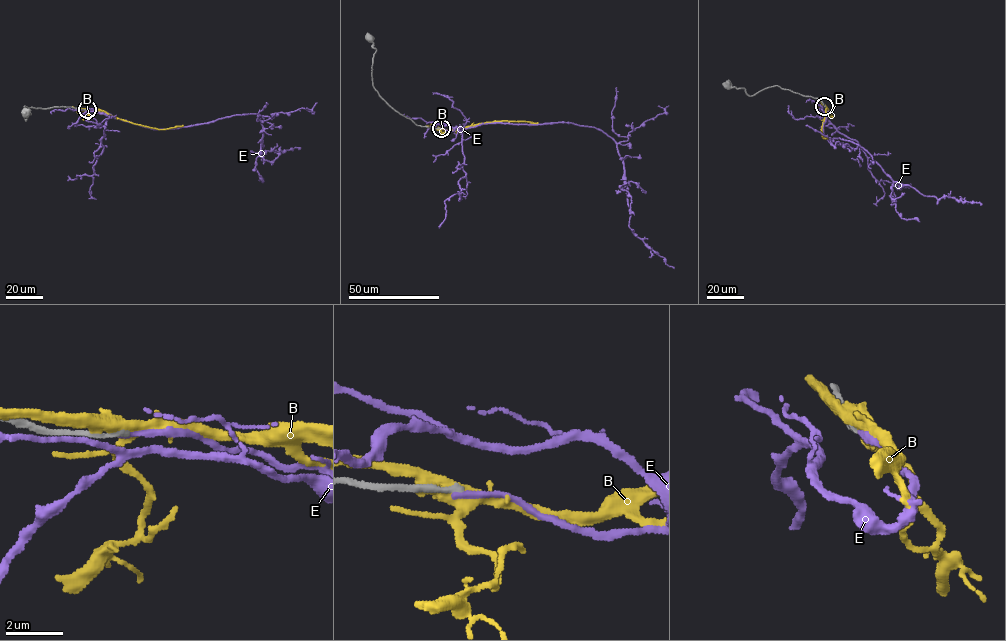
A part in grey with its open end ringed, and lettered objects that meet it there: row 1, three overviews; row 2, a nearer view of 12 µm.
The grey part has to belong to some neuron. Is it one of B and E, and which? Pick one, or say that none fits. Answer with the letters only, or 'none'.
none

